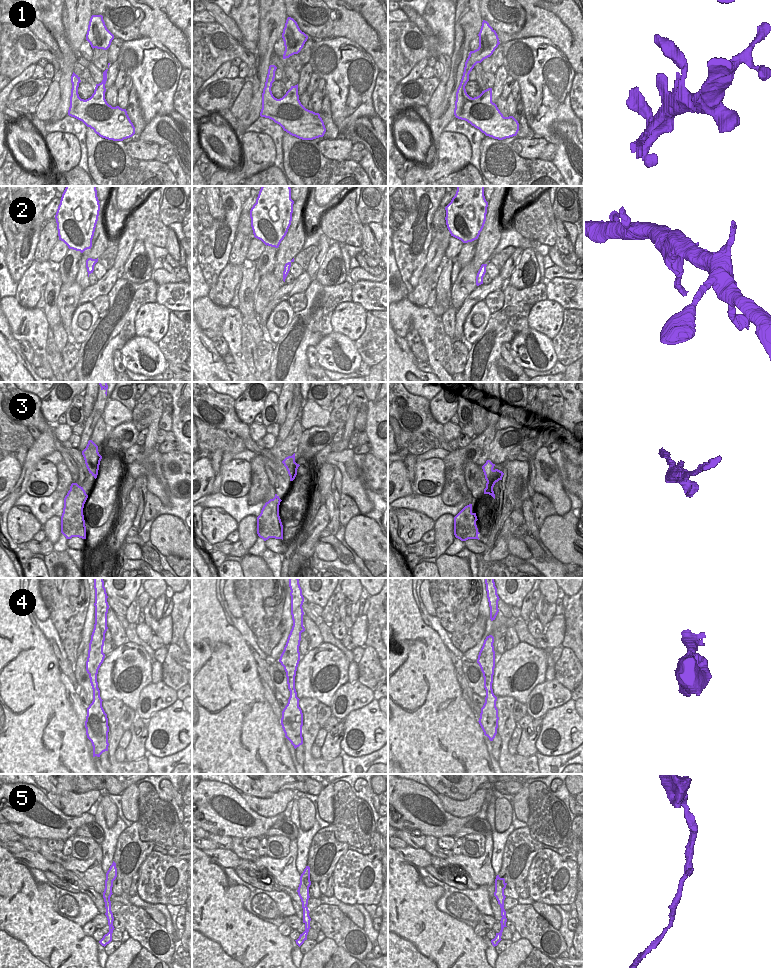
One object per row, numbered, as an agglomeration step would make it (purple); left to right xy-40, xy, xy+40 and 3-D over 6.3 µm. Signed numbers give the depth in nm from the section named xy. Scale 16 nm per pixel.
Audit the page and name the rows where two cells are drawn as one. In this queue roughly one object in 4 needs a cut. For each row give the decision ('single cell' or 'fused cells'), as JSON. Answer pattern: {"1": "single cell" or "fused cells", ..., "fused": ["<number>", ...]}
{"1": "single cell", "2": "single cell", "3": "single cell", "4": "single cell", "5": "single cell", "fused": []}

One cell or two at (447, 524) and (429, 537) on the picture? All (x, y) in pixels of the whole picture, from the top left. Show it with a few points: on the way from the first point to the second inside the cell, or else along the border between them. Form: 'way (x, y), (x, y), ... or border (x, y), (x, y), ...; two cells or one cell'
border (433, 529), (434, 541); two cells

